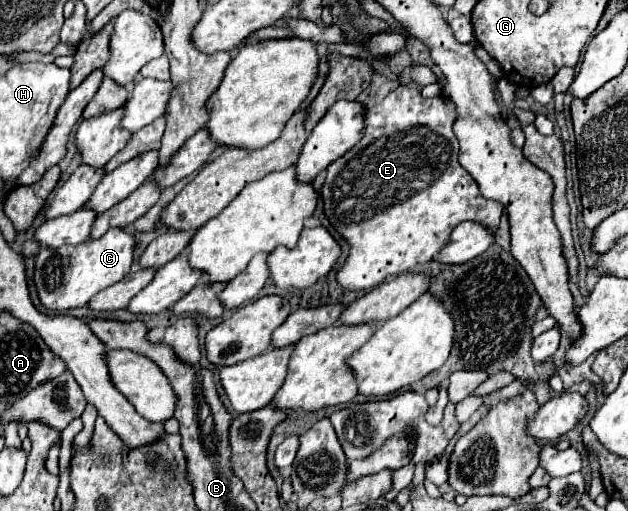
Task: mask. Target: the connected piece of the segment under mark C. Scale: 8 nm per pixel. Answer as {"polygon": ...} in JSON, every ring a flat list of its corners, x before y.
{"polygon":[[109,229,103,237,87,239,81,245,63,245,61,249,41,247,41,251,37,253,33,275,41,303,47,309,57,311,83,307,85,303,89,303,93,295,121,281,131,271,133,251,135,251,135,233,125,229]]}

